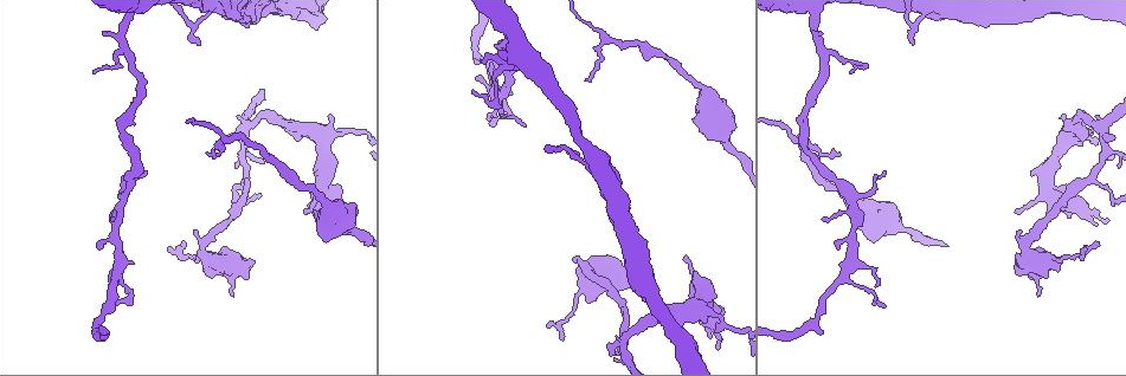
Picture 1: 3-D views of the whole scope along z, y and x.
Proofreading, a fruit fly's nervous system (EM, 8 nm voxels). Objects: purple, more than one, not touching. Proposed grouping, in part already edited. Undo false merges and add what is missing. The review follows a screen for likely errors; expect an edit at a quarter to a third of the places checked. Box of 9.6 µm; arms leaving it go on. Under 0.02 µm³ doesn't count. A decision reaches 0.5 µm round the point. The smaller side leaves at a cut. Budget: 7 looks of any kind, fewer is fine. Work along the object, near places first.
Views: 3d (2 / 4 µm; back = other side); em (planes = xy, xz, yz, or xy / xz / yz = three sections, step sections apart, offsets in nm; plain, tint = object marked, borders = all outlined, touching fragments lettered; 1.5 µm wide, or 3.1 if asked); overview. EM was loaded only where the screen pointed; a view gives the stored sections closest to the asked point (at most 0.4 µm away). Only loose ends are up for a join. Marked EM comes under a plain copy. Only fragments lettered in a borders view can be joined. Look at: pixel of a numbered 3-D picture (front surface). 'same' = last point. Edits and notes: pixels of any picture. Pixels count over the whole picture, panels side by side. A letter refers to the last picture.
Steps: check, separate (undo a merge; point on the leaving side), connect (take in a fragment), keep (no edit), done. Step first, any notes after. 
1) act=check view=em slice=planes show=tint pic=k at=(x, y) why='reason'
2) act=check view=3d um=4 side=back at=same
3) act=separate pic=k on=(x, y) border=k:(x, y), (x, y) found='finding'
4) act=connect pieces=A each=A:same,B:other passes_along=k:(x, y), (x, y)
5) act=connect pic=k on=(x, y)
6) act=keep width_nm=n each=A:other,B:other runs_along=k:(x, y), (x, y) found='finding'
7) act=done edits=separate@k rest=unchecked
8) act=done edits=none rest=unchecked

act=check view=3d um=4 pic=1 at=(694, 83) why='calibre changes'

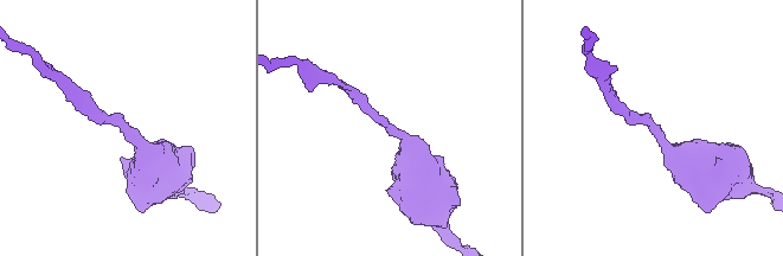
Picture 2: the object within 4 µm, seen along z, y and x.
act=check view=em slice=xz step=8 show=borders pic=2 at=(656, 129)

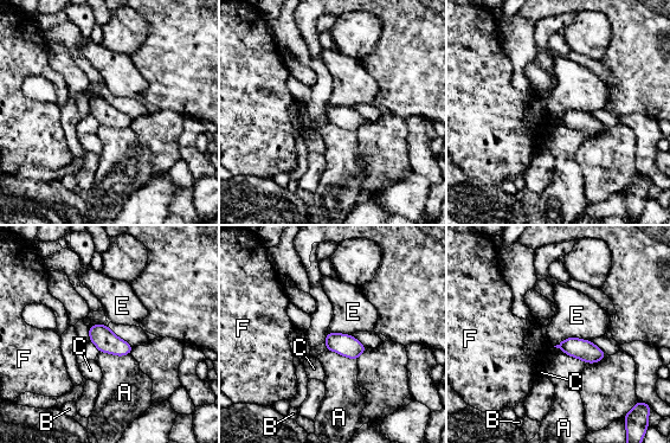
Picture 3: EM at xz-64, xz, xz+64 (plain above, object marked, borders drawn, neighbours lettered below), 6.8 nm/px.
act=keep width_nm=150 each=A:other,B:other,C:other,E:other,F:other border=3:(98, 352), (117, 355), (130, 353) found='all the same neuron'

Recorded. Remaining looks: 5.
act=check view=em slice=xz step=8 show=borders pic=1 at=(687, 255) why='thin end'

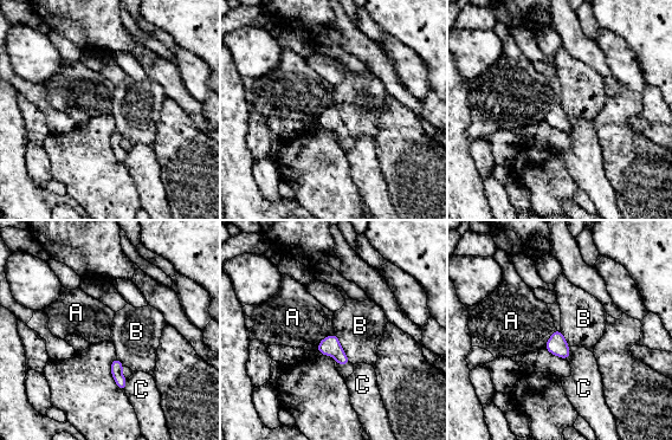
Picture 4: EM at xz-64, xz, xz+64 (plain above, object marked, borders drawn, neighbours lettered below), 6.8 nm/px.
act=keep each=A:other,B:other,C:other border=4:(334, 332), (325, 336), (316, 345) found='no lettered fragment goes on from it'

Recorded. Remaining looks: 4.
act=check view=3d um=4 pic=1 at=(716, 346)

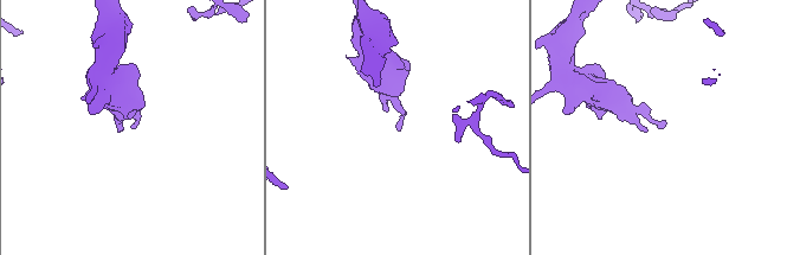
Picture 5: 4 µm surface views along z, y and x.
act=check view=em slice=xy step=4 show=tint pic=5 at=(400, 130)

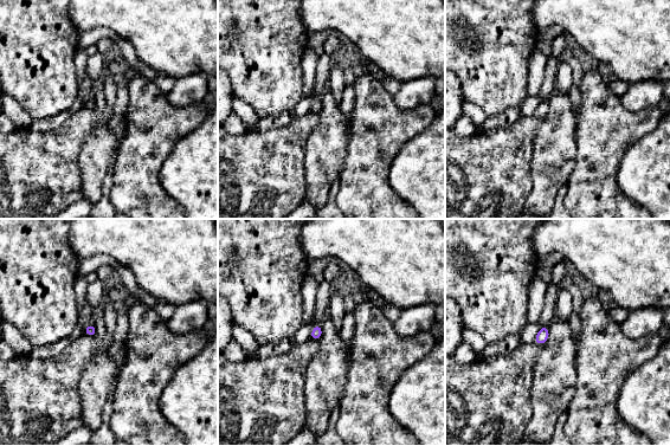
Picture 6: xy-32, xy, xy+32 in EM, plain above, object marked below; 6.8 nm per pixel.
act=check view=em slice=planes show=borders at=same why='another direction'

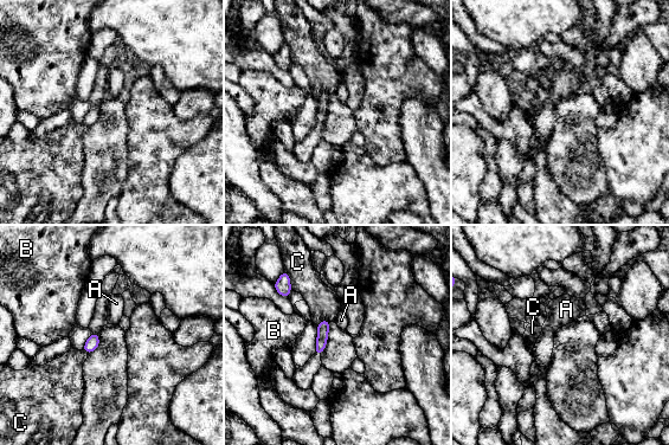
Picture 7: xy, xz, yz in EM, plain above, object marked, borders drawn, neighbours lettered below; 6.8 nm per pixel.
act=keep each=A:other,B:other,C:other found='no lettered fragment goes on from it'

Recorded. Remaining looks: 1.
act=done edits=none rest=unchecked

